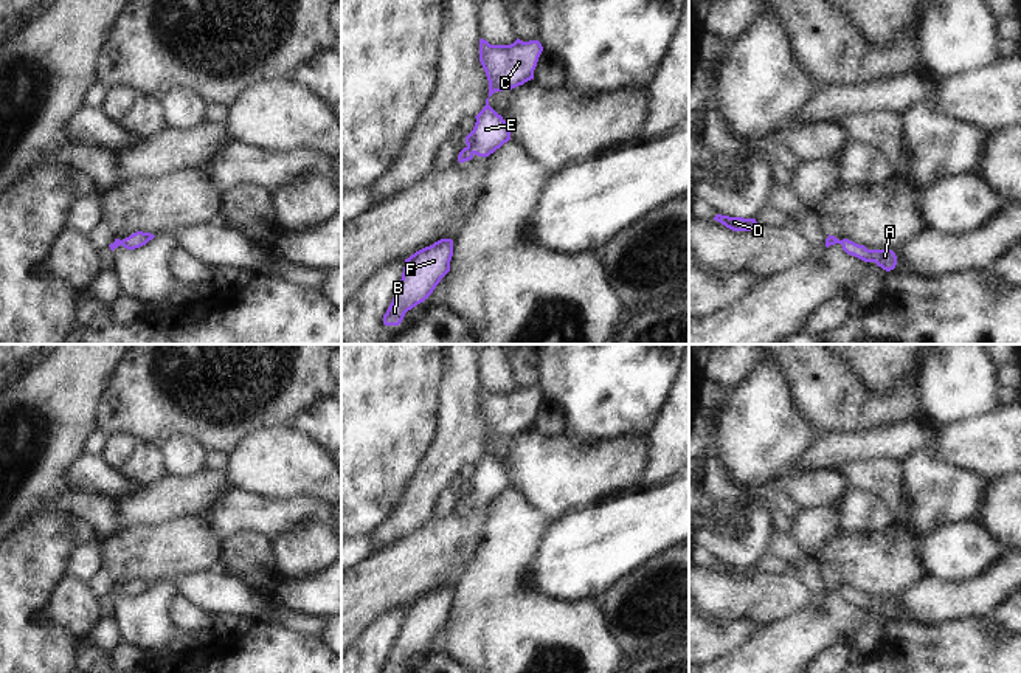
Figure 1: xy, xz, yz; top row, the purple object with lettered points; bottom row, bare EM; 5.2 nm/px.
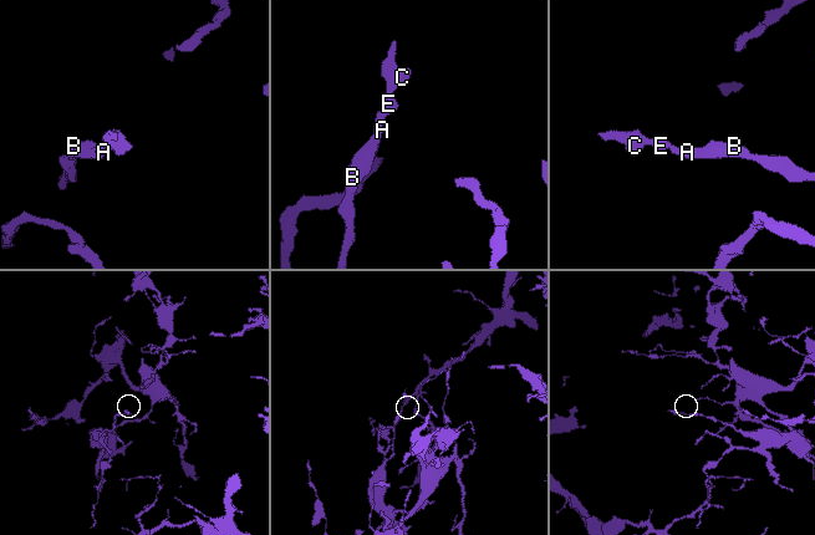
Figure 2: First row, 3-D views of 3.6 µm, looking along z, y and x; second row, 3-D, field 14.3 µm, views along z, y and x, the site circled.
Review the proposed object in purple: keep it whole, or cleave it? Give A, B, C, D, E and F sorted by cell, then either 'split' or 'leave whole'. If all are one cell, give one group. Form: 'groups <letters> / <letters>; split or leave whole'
groups A B C D E F; leave whole

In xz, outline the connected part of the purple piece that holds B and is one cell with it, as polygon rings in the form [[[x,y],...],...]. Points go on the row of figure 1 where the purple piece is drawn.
[[[441,239],[405,259],[400,285],[383,315],[385,326],[399,326],[408,310],[433,293],[450,271],[452,256],[453,240]]]

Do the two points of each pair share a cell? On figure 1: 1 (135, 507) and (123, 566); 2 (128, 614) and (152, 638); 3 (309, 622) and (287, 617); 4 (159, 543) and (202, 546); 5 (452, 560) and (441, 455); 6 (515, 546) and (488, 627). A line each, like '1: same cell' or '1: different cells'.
1: different cells
2: same cell
3: same cell
4: same cell
5: different cells
6: same cell

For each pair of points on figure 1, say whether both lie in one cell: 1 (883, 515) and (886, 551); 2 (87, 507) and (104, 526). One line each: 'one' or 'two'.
1: two
2: one

